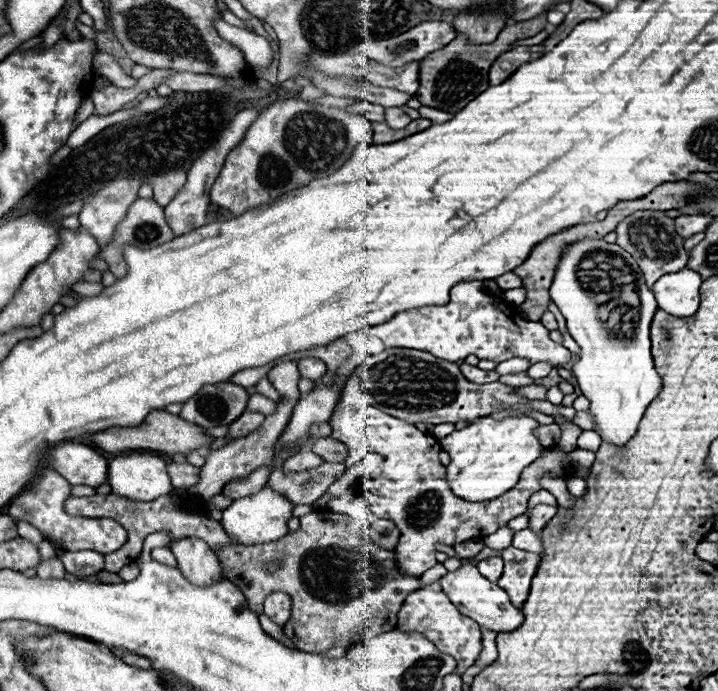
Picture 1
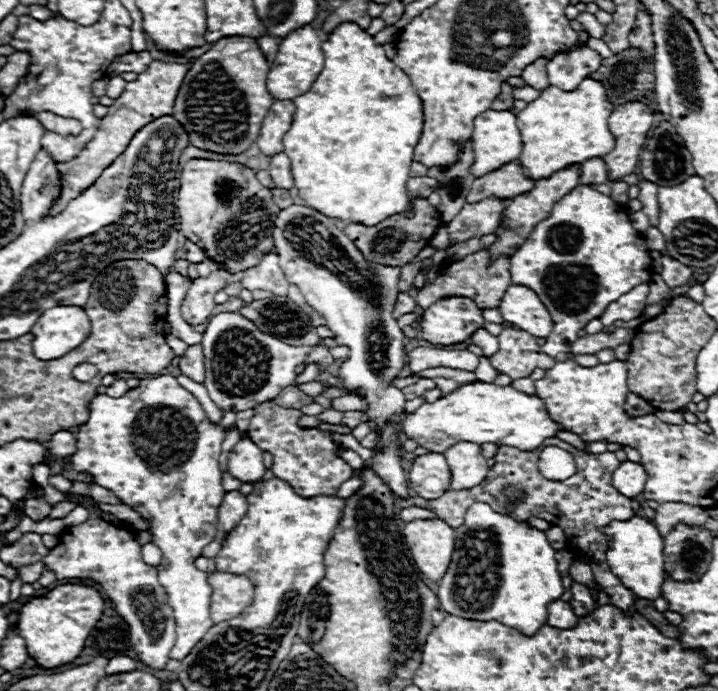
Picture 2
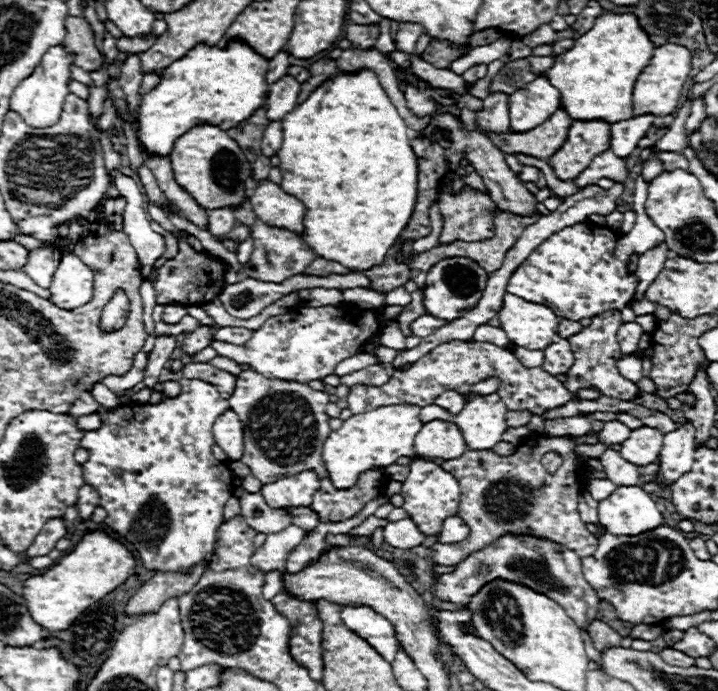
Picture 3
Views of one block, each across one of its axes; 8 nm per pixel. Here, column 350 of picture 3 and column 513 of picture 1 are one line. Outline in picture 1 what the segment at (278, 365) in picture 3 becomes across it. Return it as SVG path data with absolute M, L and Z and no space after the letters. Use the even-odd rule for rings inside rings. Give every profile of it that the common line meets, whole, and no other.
M462 282L452 288L452 298L444 306L422 306L414 310L398 312L392 320L368 326L368 334L378 336L384 346L388 348L414 348L426 350L436 358L456 362L470 354L478 356L480 360L508 360L514 356L528 358L530 364L534 362L552 362L552 366L562 366L570 360L570 352L548 338L548 330L540 322L528 322L518 316L512 306L502 302L496 296L484 292L482 282Z

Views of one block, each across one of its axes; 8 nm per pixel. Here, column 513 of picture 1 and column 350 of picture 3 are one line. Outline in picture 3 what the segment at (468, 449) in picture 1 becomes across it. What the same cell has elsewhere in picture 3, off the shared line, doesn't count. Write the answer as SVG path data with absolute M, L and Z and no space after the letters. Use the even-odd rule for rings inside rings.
M396 404L396 406L380 406L376 410L356 414L344 420L344 424L338 430L330 432L322 450L322 458L326 462L326 470L332 484L340 490L346 490L348 486L354 486L358 482L358 476L362 472L372 470L374 466L384 468L386 464L394 464L400 456L412 456L414 438L422 428L418 414L420 414L418 406Z

